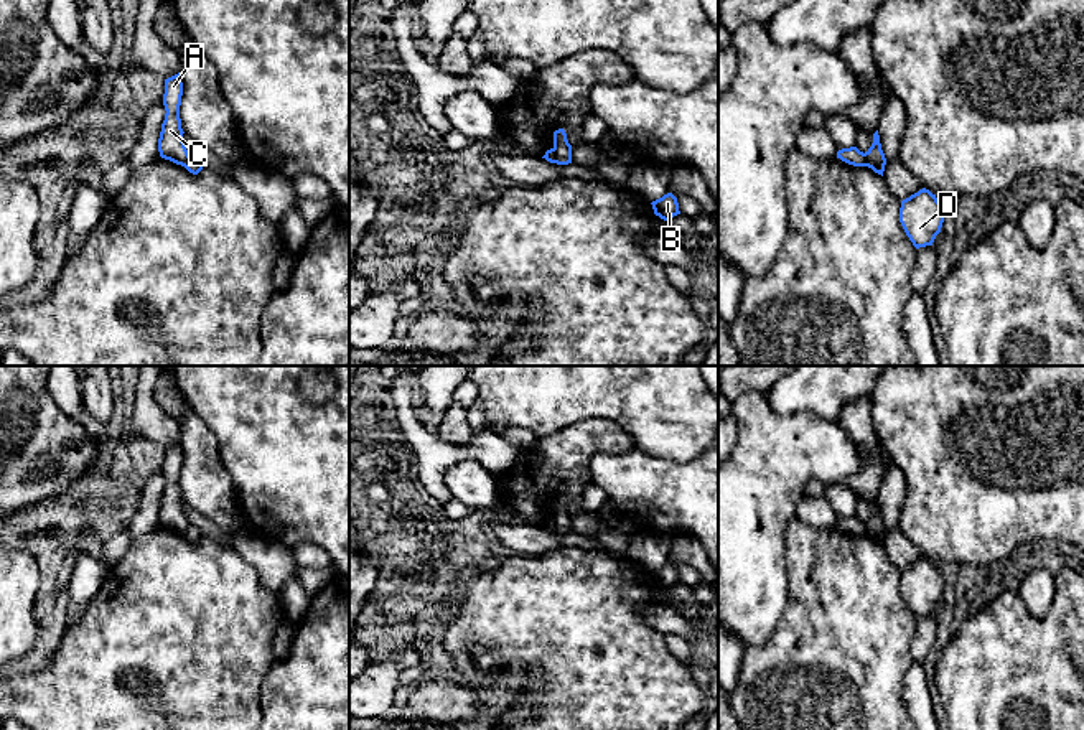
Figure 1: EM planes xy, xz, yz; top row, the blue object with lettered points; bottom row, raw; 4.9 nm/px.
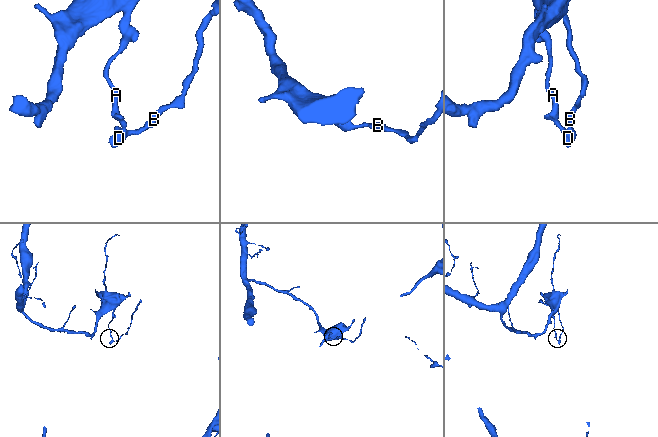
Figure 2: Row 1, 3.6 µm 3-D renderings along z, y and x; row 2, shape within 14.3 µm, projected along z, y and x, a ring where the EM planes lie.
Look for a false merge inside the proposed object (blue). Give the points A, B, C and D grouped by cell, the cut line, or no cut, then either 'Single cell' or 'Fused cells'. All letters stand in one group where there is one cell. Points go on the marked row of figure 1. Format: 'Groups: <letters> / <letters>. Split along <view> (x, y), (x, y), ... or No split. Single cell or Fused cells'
Groups: A C / B D. Split along yz (864, 154), (872, 165), (883, 167). Fused cells

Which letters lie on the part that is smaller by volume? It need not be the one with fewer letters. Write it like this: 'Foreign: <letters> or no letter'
Foreign: B, D

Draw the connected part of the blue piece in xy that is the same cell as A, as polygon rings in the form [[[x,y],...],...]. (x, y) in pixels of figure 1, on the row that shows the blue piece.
[[[178,73],[165,79],[163,105],[166,114],[158,138],[158,152],[161,158],[185,166],[189,158],[189,153],[183,142],[185,132],[181,129],[181,119],[180,119],[181,96],[183,96],[183,82]]]

